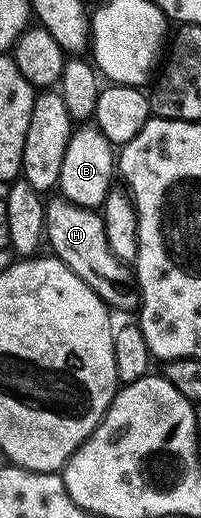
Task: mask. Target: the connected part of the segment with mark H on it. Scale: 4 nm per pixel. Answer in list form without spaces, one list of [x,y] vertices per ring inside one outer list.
[[[63,198],[48,200],[44,209],[44,232],[51,255],[60,259],[82,281],[92,288],[107,289],[109,307],[130,308],[137,305],[138,296],[134,289],[134,272],[125,261],[116,256],[107,241],[107,232],[99,211],[83,208]]]

